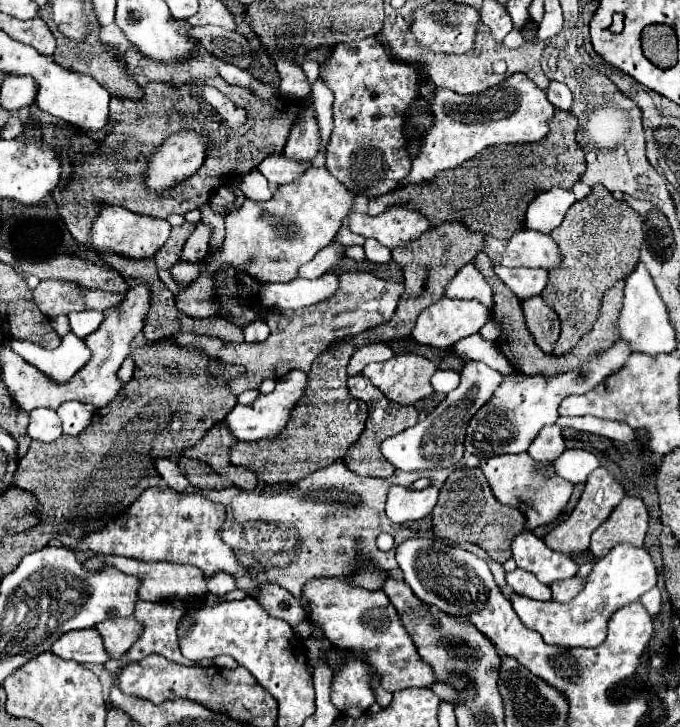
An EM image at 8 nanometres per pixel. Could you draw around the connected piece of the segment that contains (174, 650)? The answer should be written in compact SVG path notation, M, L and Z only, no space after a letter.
M174 600L172 603L147 603L147 601L139 601L135 605L134 616L143 625L143 633L141 637L134 643L134 645L127 651L123 657L118 660L110 659L104 664L104 668L114 674L118 672L121 667L130 662L139 661L151 653L159 653L175 663L179 663L188 667L211 667L214 665L211 659L203 659L201 661L191 661L179 651L179 641L177 641L177 625L181 617L186 614L186 607L182 601Z

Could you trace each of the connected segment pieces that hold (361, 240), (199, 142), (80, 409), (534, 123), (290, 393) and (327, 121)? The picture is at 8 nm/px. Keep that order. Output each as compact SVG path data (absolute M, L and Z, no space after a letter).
M341 227L341 231L337 233L337 237L335 237L339 243L343 243L343 245L359 245L359 247L363 247L365 245L365 237L361 237L361 235L355 235L355 233L351 233L347 227Z
M187 131L175 133L157 149L147 171L147 187L165 191L175 183L187 179L199 169L205 159L205 137Z
M67 401L57 409L57 415L61 417L63 423L63 433L67 435L77 435L81 433L93 415L95 407L89 403L79 403L79 401Z
M515 73L507 77L507 81L471 97L451 93L449 89L437 89L435 99L431 101L431 111L435 123L423 135L421 151L413 159L411 173L401 181L401 185L433 179L437 171L459 167L463 161L491 145L541 141L549 133L555 107L545 97L545 91L541 91L525 73Z
M293 369L289 371L285 377L281 377L275 385L275 389L269 393L269 395L259 395L253 403L249 405L241 405L237 403L233 407L233 411L225 417L229 429L233 431L233 435L239 439L239 441L261 441L265 437L273 439L277 437L285 425L289 423L291 419L291 413L295 409L295 405L299 403L299 399L303 399L307 391L307 373L299 371L299 369Z
M319 79L313 85L311 95L313 95L315 113L317 113L319 127L321 127L321 153L323 153L325 145L327 145L327 137L331 135L331 101L333 101L333 97L331 97L331 91Z

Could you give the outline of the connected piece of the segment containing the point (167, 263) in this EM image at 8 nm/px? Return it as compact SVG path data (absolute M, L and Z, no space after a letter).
M183 223L181 227L173 227L171 235L167 239L167 243L155 253L157 259L157 269L171 269L175 265L175 261L179 261L179 253L185 245L185 241L189 239L189 235L195 231L195 223Z

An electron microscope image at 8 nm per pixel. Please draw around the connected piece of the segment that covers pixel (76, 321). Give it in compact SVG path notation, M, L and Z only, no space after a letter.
M79 311L79 313L69 313L69 325L73 329L73 333L81 339L85 339L87 335L91 335L93 331L97 331L101 327L105 319L103 311Z

